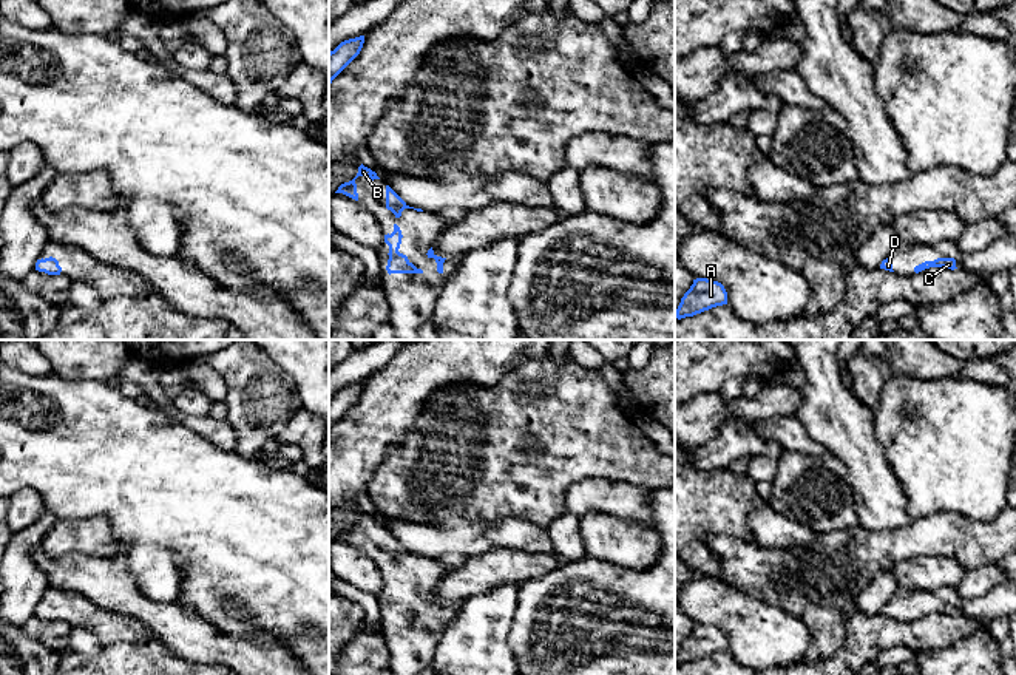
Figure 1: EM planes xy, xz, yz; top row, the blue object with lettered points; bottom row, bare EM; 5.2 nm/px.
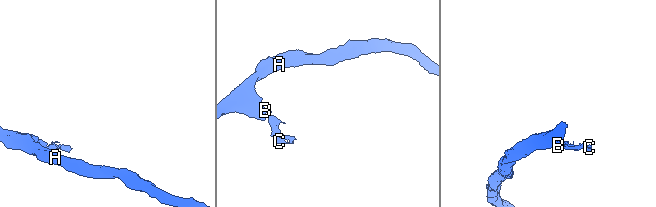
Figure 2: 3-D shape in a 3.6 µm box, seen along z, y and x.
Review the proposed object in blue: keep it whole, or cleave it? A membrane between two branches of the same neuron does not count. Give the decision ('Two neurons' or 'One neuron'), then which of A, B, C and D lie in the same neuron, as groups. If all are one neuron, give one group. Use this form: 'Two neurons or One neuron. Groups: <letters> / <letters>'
One neuron. Groups: A B C D

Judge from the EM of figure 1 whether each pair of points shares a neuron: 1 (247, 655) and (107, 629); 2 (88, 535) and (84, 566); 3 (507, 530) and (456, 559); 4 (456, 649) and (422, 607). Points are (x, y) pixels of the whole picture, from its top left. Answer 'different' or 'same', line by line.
1: different
2: different
3: different
4: different

